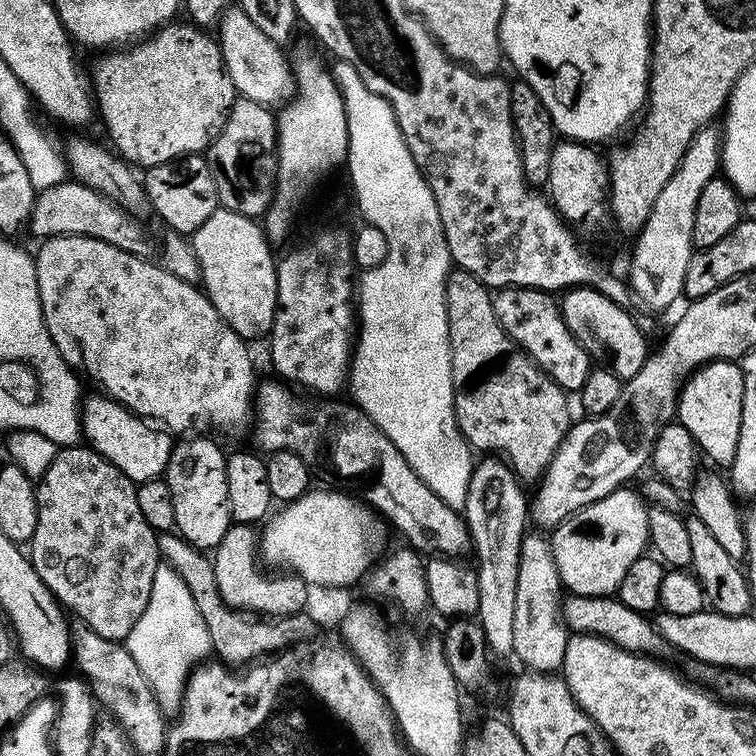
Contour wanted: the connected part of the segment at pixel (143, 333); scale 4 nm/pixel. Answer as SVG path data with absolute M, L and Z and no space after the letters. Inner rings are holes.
M50 236L43 241L44 244L37 252L34 252L34 259L36 262L36 277L38 278L38 298L40 299L40 305L42 306L42 314L44 315L44 321L46 322L46 330L50 334L50 338L54 342L54 346L58 350L58 354L62 354L62 358L68 367L73 370L79 370L85 372L92 380L97 380L101 384L103 391L112 399L119 402L123 408L129 408L129 410L136 416L143 416L145 420L149 422L155 422L161 429L167 430L172 434L188 434L195 430L197 433L204 434L207 428L236 428L239 424L247 425L250 417L254 412L254 393L258 387L258 379L256 380L256 372L252 369L252 356L248 353L249 345L238 334L234 334L234 330L230 330L230 326L226 326L226 322L218 314L218 310L214 310L214 306L209 302L207 295L196 284L187 284L182 282L182 278L174 278L174 274L170 274L159 263L151 264L151 259L143 256L135 256L130 254L126 250L118 250L118 246L110 246L110 242L102 242L98 238L86 238L85 236Z

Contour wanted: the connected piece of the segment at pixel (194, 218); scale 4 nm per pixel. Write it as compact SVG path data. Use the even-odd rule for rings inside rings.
M203 155L182 156L168 164L159 164L147 169L142 179L152 210L164 219L164 224L176 234L191 234L214 214L220 204L216 189L217 175Z

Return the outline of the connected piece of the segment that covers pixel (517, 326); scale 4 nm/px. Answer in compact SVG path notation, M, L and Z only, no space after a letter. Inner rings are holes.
M501 288L493 295L492 305L502 330L517 348L521 348L565 392L579 393L590 371L588 352L572 337L573 329L564 319L557 297L537 288Z

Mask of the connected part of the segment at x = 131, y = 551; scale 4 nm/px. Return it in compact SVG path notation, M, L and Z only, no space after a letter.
M87 446L61 447L57 451L56 457L50 462L49 469L40 476L36 484L38 530L34 530L34 538L30 541L30 559L34 570L38 574L38 578L42 578L42 582L46 582L46 586L52 591L61 608L67 610L71 615L73 612L80 619L79 623L83 627L94 630L94 634L107 640L127 641L130 630L134 630L134 622L138 622L138 618L142 618L142 610L146 610L146 602L150 602L150 586L154 586L154 574L160 569L162 563L158 534L152 529L150 522L146 522L146 518L142 518L142 509L138 506L136 490L137 485L133 484L130 478L126 478L126 474L122 474L122 470L118 470L118 466L114 466L109 460L102 458L102 454L98 454Z

